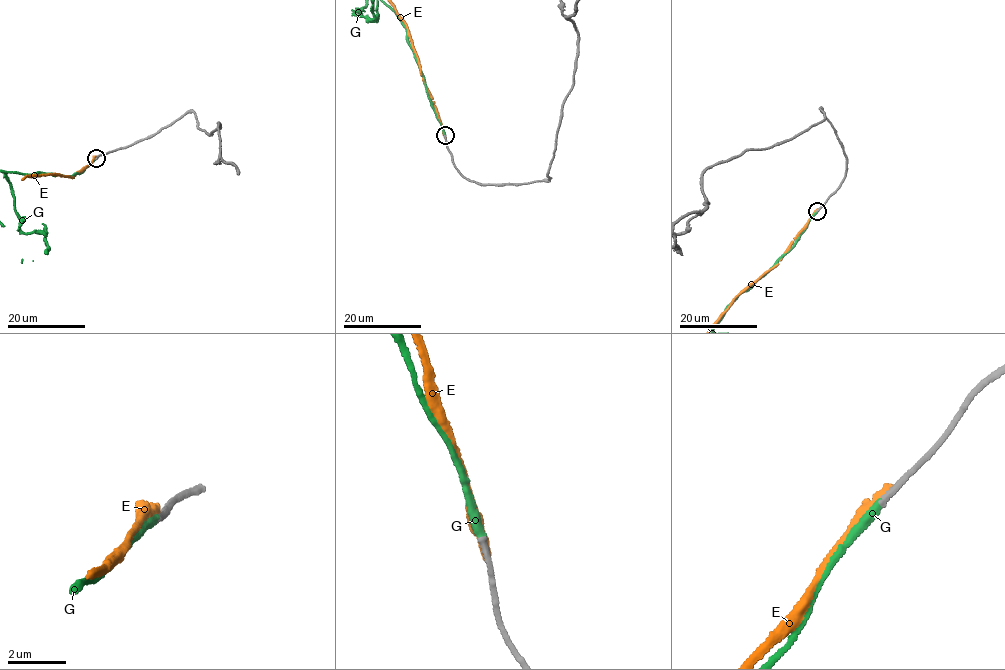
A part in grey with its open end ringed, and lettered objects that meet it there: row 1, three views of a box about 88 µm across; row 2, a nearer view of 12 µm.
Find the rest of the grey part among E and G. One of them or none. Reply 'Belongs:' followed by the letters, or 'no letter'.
Belongs: G

